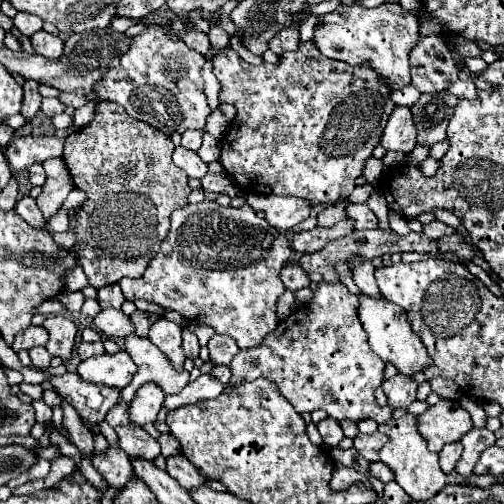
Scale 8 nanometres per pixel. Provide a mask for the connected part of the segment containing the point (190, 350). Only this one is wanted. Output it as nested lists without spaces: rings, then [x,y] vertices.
[[[184,328],[184,334],[182,334],[182,348],[184,348],[184,354],[186,354],[186,356],[198,358],[200,344],[198,344],[198,338],[196,338],[196,334],[194,334],[194,332],[190,332],[188,328]]]

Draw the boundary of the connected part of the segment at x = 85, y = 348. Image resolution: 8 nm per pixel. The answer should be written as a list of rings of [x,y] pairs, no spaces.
[[[98,340],[98,342],[82,342],[82,344],[80,344],[80,348],[78,348],[78,354],[80,354],[80,358],[82,358],[82,360],[92,358],[92,356],[102,354],[102,352],[104,352],[104,346],[102,346],[102,342],[100,342],[100,340]]]

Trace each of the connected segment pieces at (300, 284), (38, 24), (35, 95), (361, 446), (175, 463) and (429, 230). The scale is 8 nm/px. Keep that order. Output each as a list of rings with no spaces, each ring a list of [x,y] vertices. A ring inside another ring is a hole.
[[[288,264],[286,268],[282,268],[282,282],[288,290],[300,290],[310,286],[310,276],[300,266]]]
[[[18,12],[14,16],[14,26],[24,34],[24,36],[32,36],[36,34],[38,30],[42,30],[42,18],[38,18],[36,14],[30,14],[30,12]]]
[[[36,80],[24,82],[24,102],[22,102],[20,112],[26,116],[28,122],[36,116],[36,112],[40,110],[40,104],[42,104],[42,96],[38,92],[38,86],[40,86],[40,82],[36,82]]]
[[[374,432],[374,434],[358,434],[354,438],[354,446],[356,450],[368,460],[368,462],[378,462],[378,452],[380,448],[384,446],[386,442],[386,436],[380,434],[380,432]]]
[[[182,454],[166,458],[166,470],[172,478],[178,480],[178,484],[186,492],[194,492],[198,486],[206,484],[206,478],[200,474],[200,470],[194,468],[194,464],[190,464],[188,458],[182,456]]]
[[[432,220],[430,224],[424,224],[424,230],[422,230],[422,232],[424,232],[430,240],[438,240],[438,238],[442,238],[442,236],[452,234],[454,228],[448,226],[448,224],[444,224],[444,222],[440,222],[440,220]]]

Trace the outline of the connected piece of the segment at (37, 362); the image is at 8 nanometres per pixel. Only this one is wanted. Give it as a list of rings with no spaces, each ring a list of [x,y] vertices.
[[[32,348],[30,350],[30,358],[32,358],[32,364],[36,368],[48,368],[50,360],[52,360],[52,356],[48,354],[46,348]]]

